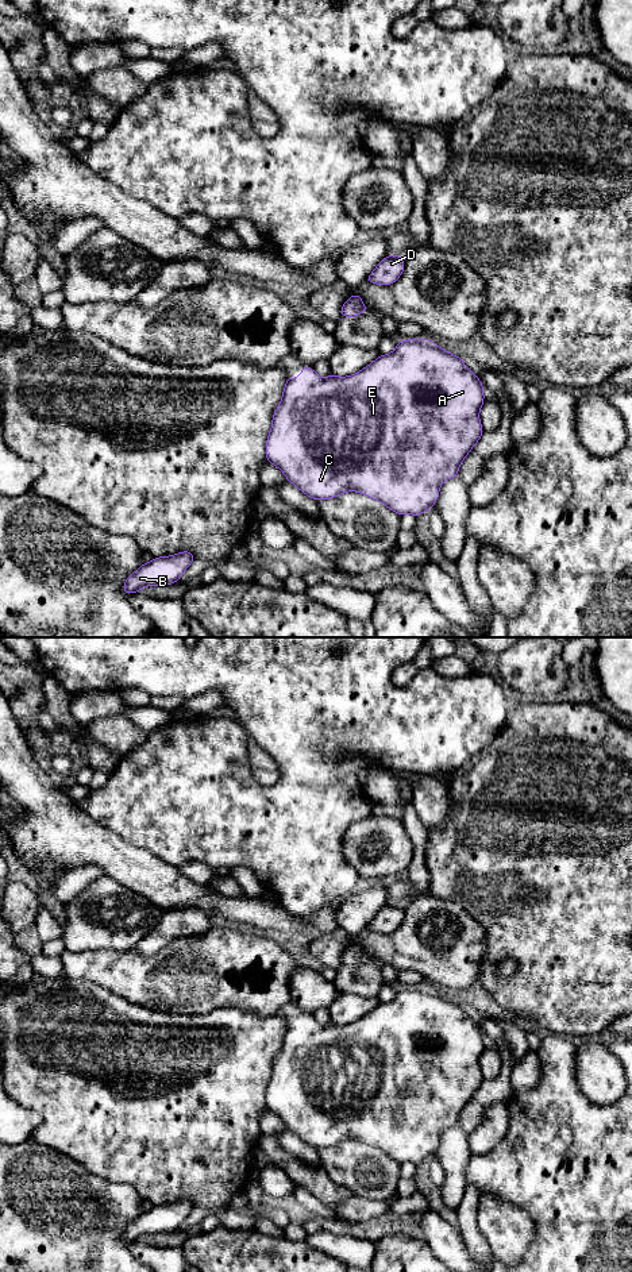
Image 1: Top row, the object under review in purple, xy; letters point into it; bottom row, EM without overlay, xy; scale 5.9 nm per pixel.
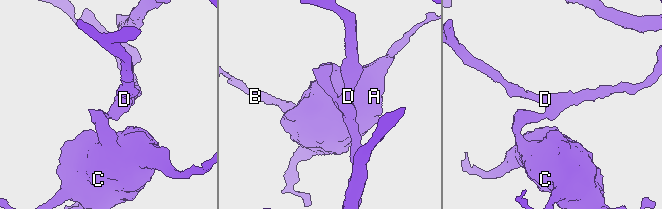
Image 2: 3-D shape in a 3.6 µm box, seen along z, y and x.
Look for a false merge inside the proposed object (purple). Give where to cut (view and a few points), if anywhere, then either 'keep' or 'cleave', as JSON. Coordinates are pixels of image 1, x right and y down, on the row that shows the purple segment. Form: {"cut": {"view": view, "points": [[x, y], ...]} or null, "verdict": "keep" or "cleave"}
{"cut": null, "verdict": "keep"}

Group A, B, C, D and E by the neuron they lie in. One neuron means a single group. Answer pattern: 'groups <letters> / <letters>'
groups A B C D E

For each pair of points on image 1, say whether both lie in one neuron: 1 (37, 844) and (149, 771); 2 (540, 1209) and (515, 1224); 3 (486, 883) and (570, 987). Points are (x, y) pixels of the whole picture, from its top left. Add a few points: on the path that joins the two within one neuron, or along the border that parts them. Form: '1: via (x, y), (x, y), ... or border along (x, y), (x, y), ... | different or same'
1: border along (77, 804), (111, 831) | different
2: border along (501, 1197), (532, 1222), (528, 1247) | different
3: via (512, 909), (565, 962) | same

